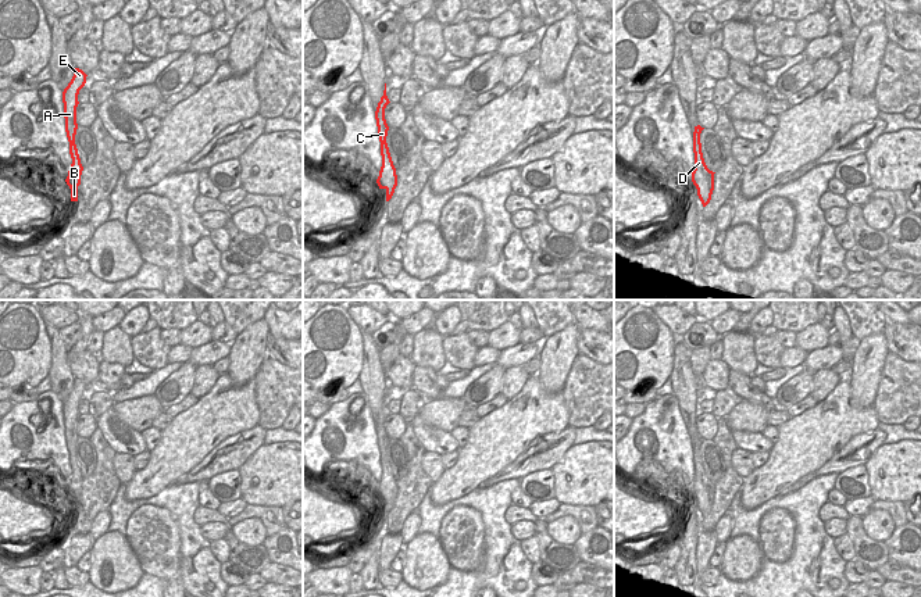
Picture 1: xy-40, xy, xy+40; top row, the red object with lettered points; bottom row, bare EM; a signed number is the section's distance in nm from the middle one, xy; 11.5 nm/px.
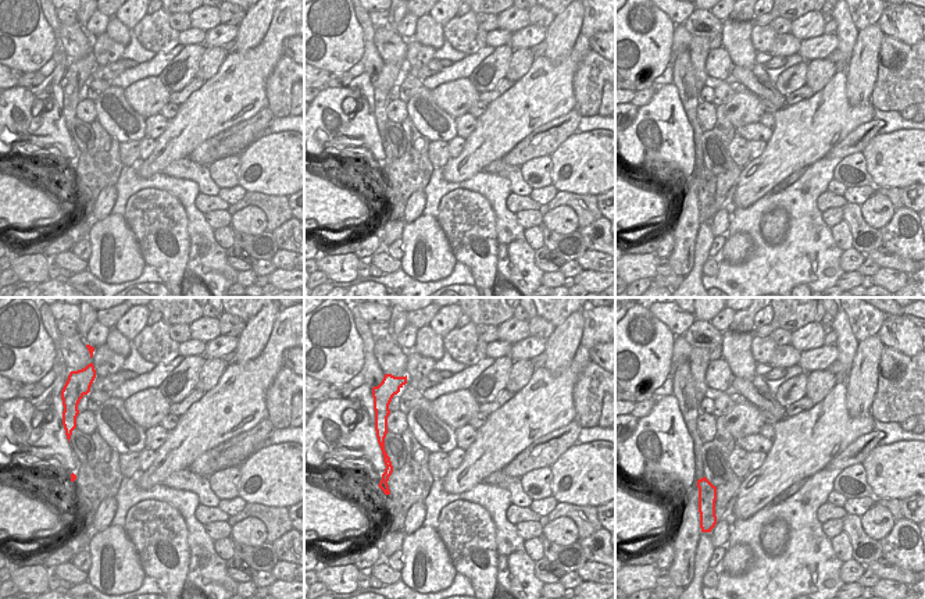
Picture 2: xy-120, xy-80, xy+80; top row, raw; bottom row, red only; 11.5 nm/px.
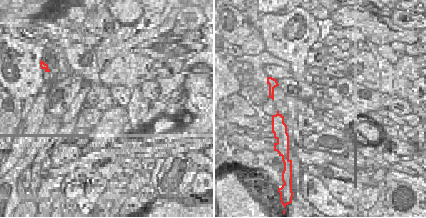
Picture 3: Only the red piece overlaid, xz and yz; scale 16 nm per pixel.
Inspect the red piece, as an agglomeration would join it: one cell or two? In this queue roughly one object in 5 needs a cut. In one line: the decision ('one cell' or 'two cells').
one cell

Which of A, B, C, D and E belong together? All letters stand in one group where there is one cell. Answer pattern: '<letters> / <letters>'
A B C D E

